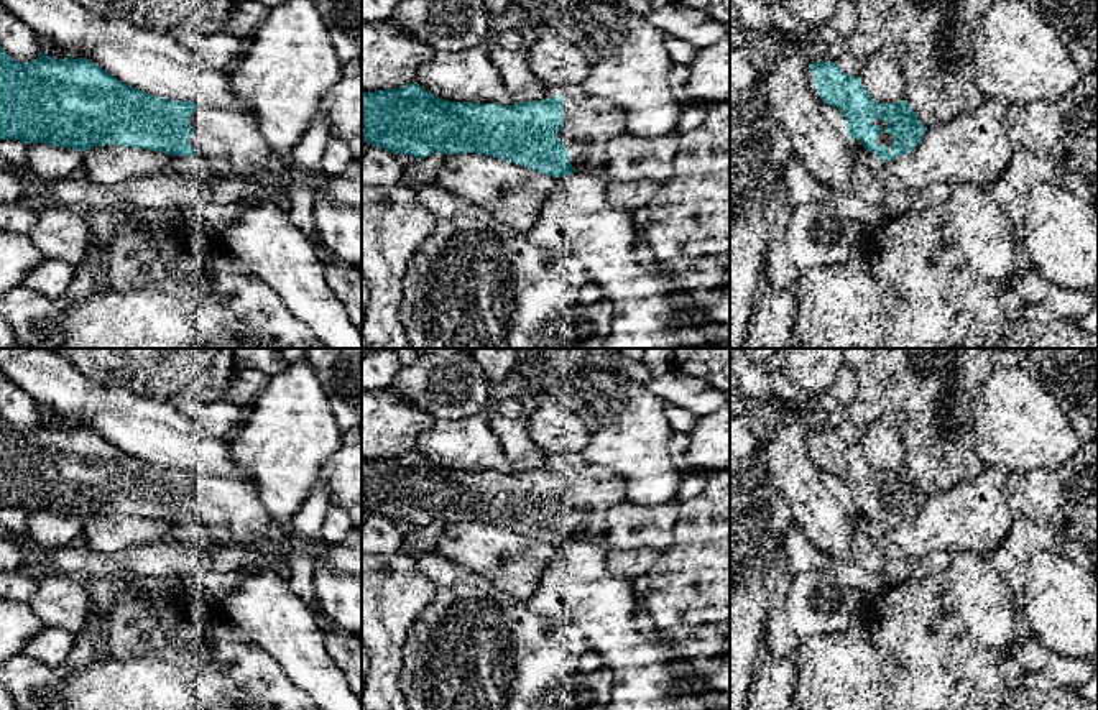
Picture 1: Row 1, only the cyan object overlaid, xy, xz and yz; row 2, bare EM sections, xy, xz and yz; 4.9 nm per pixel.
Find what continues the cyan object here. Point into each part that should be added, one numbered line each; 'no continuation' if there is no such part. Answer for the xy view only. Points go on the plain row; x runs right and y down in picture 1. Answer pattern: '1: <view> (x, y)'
1: xy (230, 510)

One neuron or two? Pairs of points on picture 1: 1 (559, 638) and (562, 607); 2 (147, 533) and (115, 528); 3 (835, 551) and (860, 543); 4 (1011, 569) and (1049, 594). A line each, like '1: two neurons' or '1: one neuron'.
1: two neurons
2: one neuron
3: two neurons
4: two neurons

